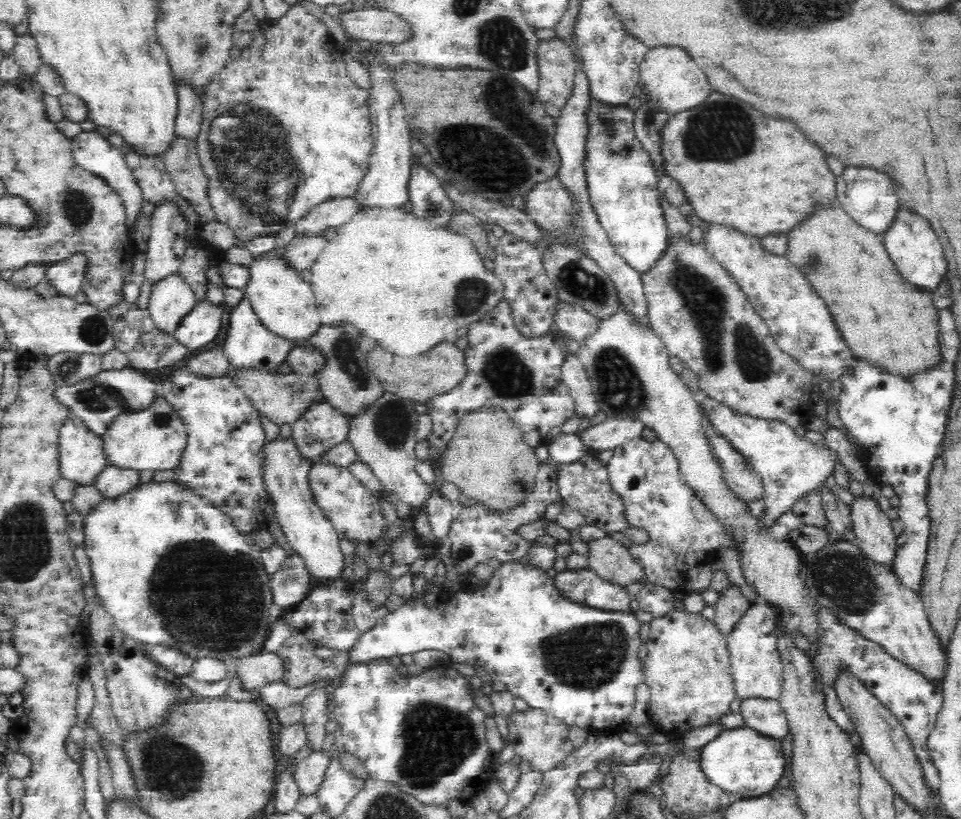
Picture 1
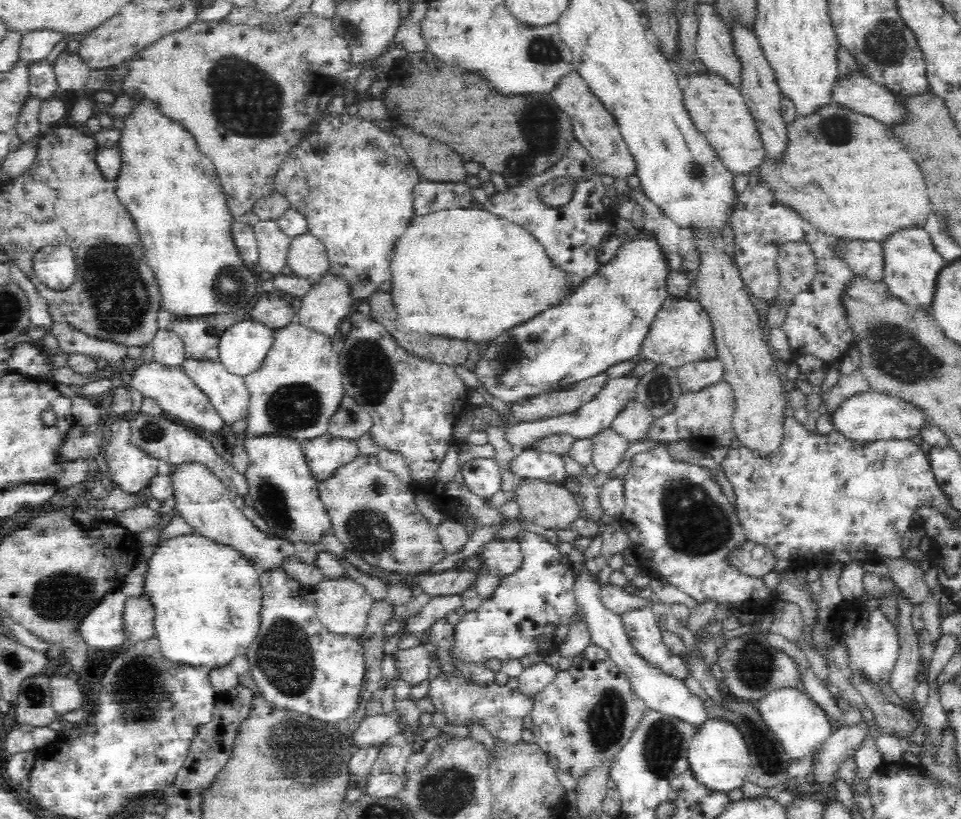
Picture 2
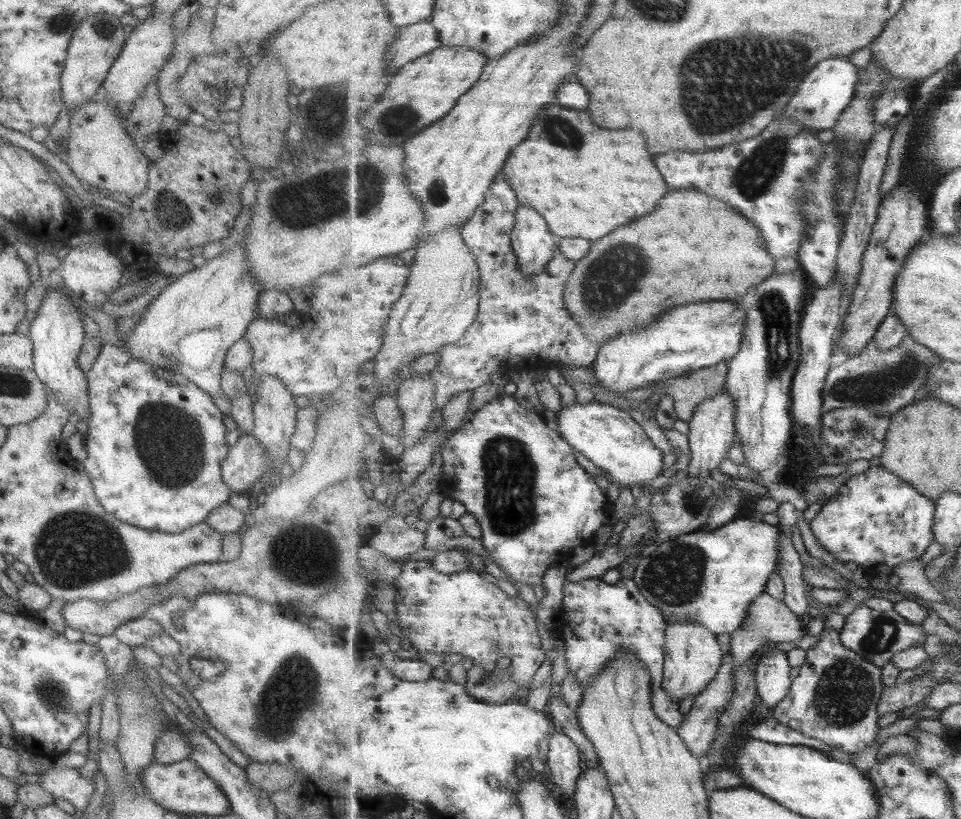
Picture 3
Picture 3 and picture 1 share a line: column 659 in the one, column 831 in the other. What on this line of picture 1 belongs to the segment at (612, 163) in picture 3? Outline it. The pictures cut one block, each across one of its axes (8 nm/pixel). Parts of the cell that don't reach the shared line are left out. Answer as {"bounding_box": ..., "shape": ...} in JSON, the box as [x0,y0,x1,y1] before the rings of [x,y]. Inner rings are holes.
{"bounding_box":[661,92,836,236],"shape":[[[712,92],[701,105],[670,116],[661,133],[661,156],[664,174],[682,185],[699,223],[730,224],[744,234],[768,236],[774,232],[790,232],[796,224],[812,216],[822,202],[836,200],[836,176],[830,172],[824,152],[792,120],[772,120],[750,104],[718,92]]]}

